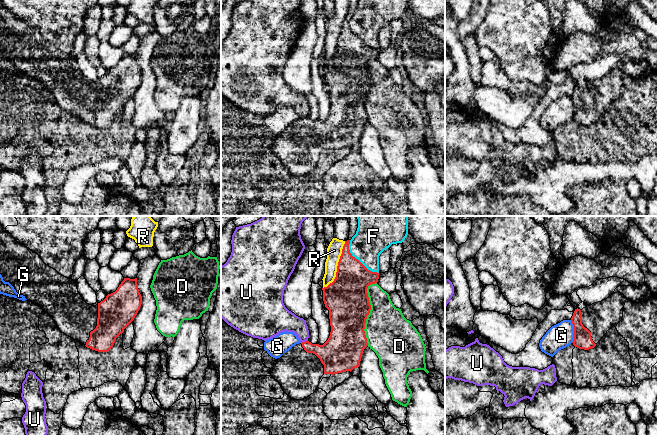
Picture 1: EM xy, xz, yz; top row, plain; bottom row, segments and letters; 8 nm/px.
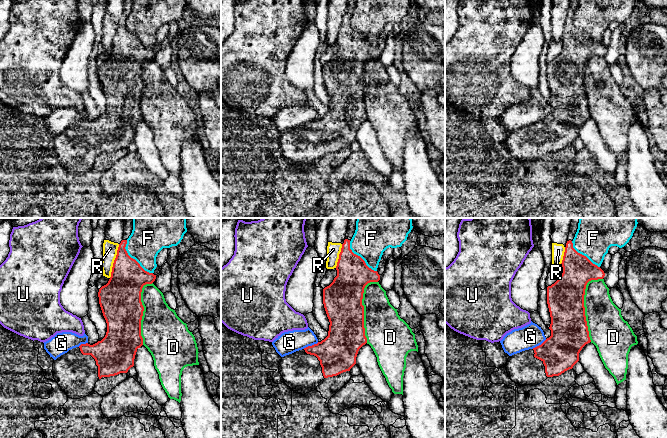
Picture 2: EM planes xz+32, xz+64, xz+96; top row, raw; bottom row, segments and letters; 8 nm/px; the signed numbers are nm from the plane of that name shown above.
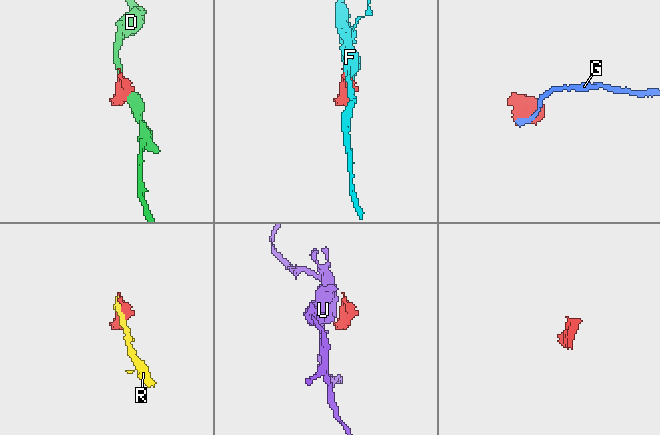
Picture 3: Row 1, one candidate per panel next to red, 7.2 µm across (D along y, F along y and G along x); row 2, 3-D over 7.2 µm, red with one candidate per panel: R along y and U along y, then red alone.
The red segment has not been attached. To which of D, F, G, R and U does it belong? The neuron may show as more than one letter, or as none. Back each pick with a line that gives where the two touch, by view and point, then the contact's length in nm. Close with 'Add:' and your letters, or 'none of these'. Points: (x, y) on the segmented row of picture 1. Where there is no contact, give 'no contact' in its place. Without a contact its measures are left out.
Add: none of these

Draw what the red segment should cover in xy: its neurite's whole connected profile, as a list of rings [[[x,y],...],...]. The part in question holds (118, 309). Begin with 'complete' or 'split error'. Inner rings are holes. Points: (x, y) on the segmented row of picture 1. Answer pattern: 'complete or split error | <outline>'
split error | [[[1,224],[0,274],[18,294],[47,312],[62,333],[98,352],[108,352],[113,347],[116,338],[134,320],[142,304],[137,278],[124,278],[117,290],[96,306],[87,304],[79,294],[76,282],[46,265],[37,253],[18,243]]]

